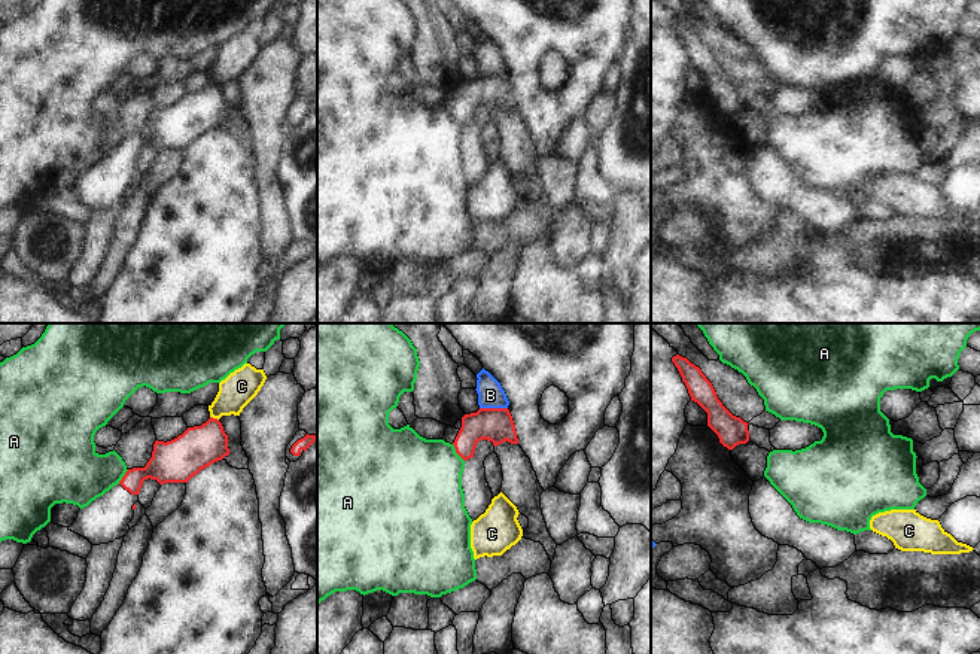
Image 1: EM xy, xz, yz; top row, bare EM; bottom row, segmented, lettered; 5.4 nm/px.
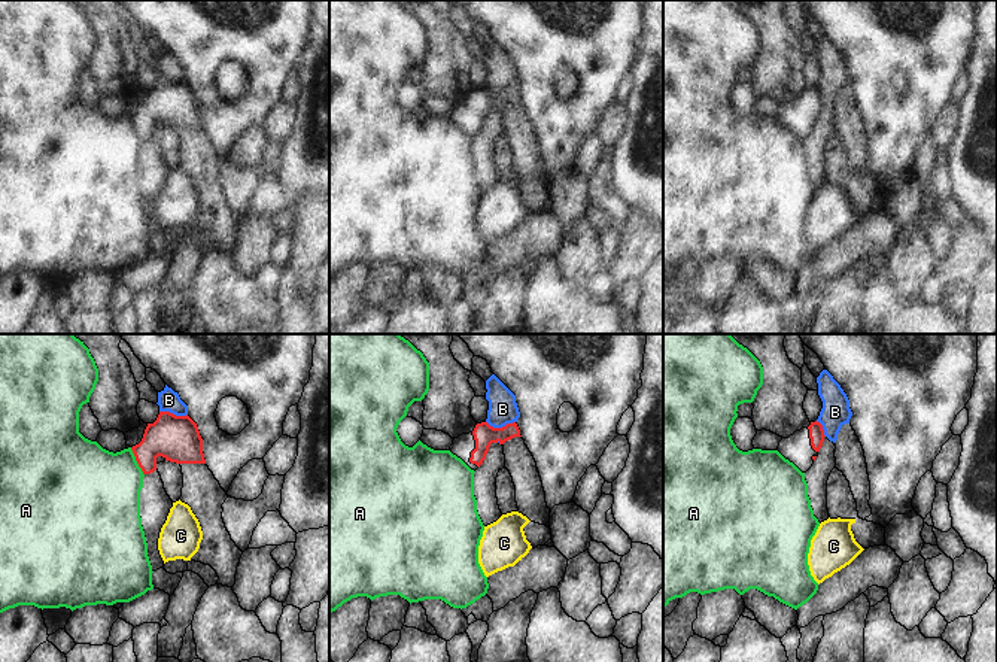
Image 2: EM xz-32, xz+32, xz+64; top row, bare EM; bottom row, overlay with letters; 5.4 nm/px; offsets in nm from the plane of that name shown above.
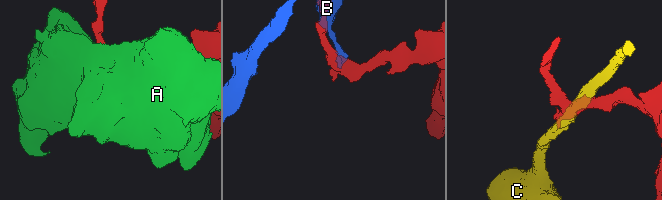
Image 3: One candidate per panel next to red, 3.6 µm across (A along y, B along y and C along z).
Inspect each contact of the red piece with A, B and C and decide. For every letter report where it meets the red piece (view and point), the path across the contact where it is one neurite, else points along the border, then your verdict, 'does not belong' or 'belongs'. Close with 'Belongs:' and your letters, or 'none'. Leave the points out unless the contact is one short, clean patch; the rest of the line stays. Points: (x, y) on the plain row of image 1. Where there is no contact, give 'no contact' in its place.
A: contact xz (456, 118); border xz (452, 110), (463, 127); does not belong
B: contact xz (493, 75); border xz (480, 73), (507, 75); does not belong
C: contact xy (215, 85); does not belong
Belongs: none

